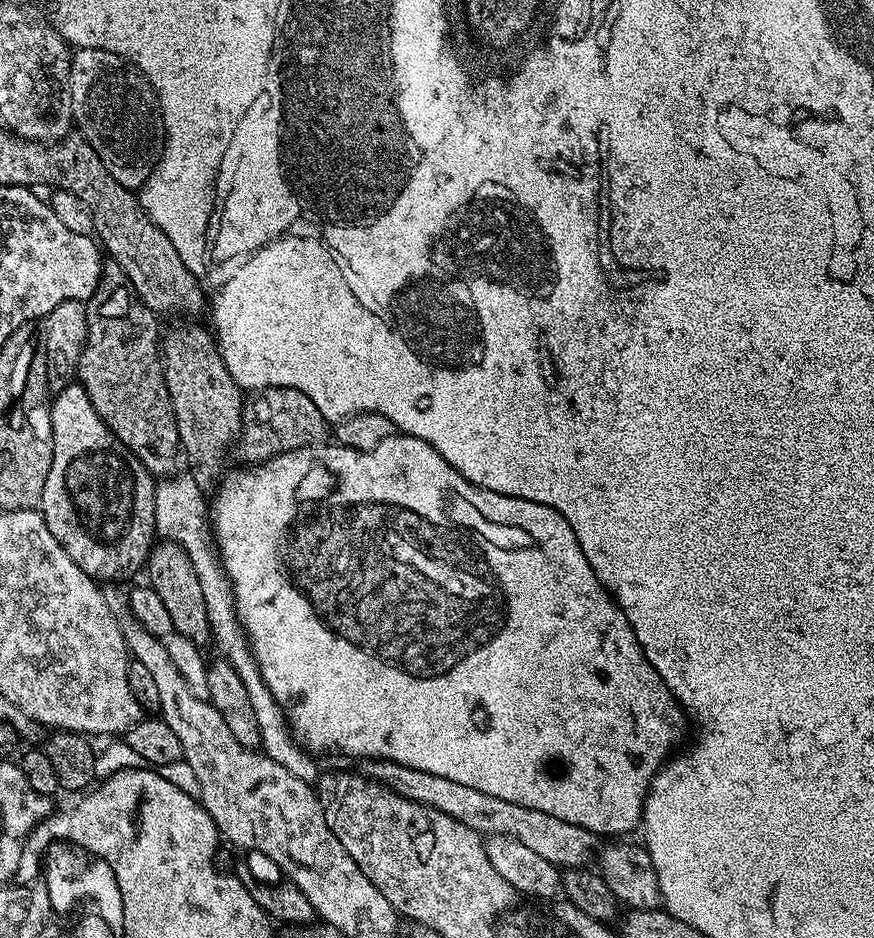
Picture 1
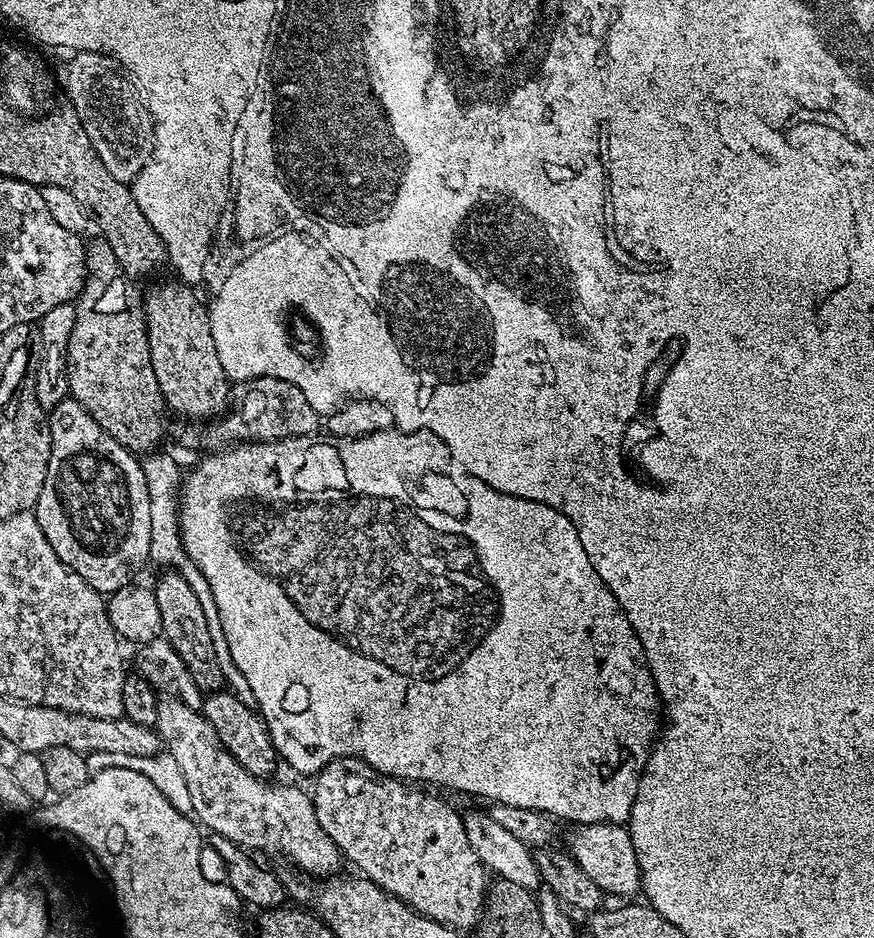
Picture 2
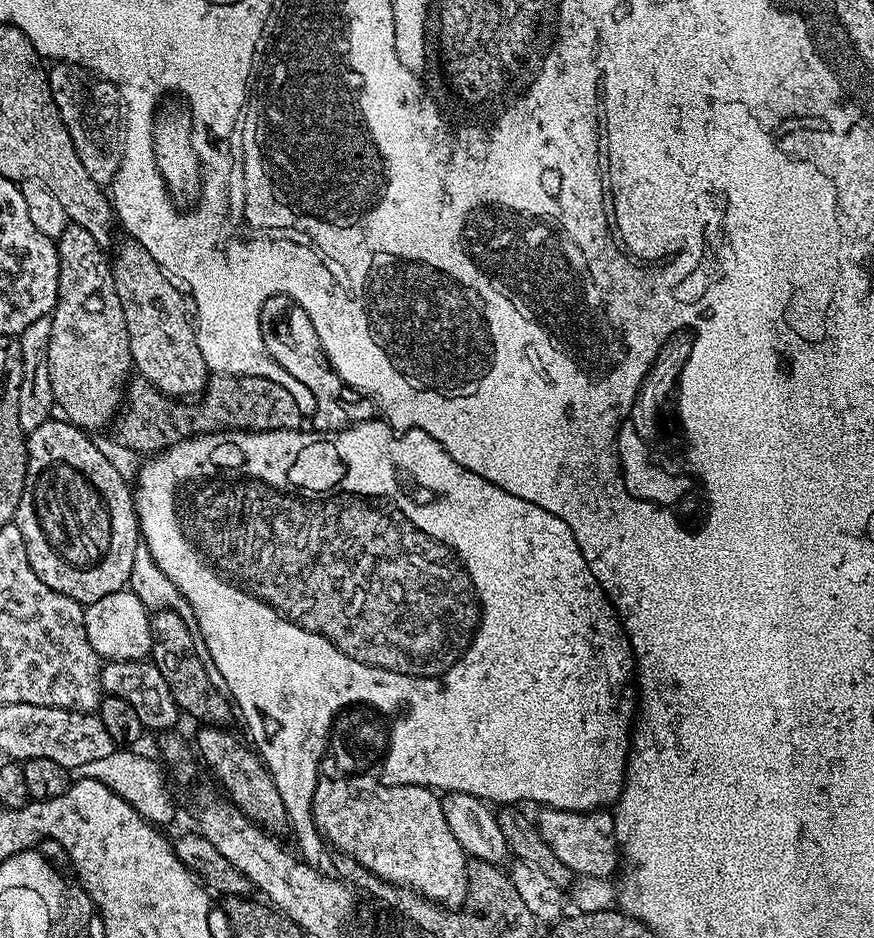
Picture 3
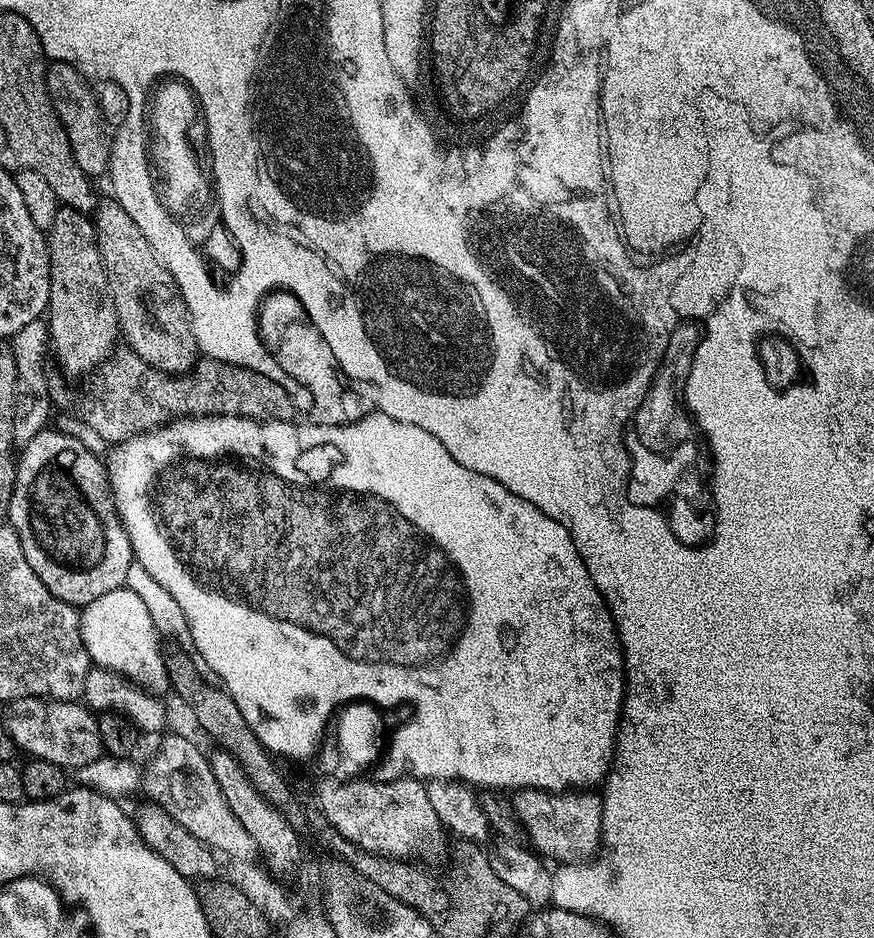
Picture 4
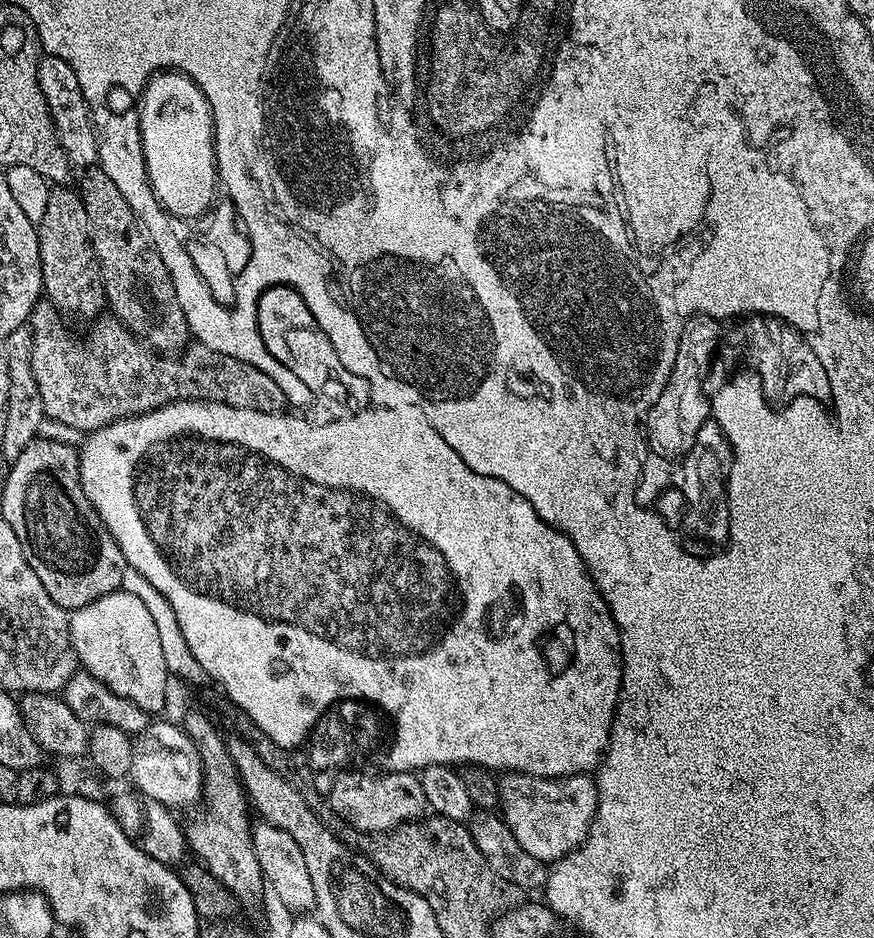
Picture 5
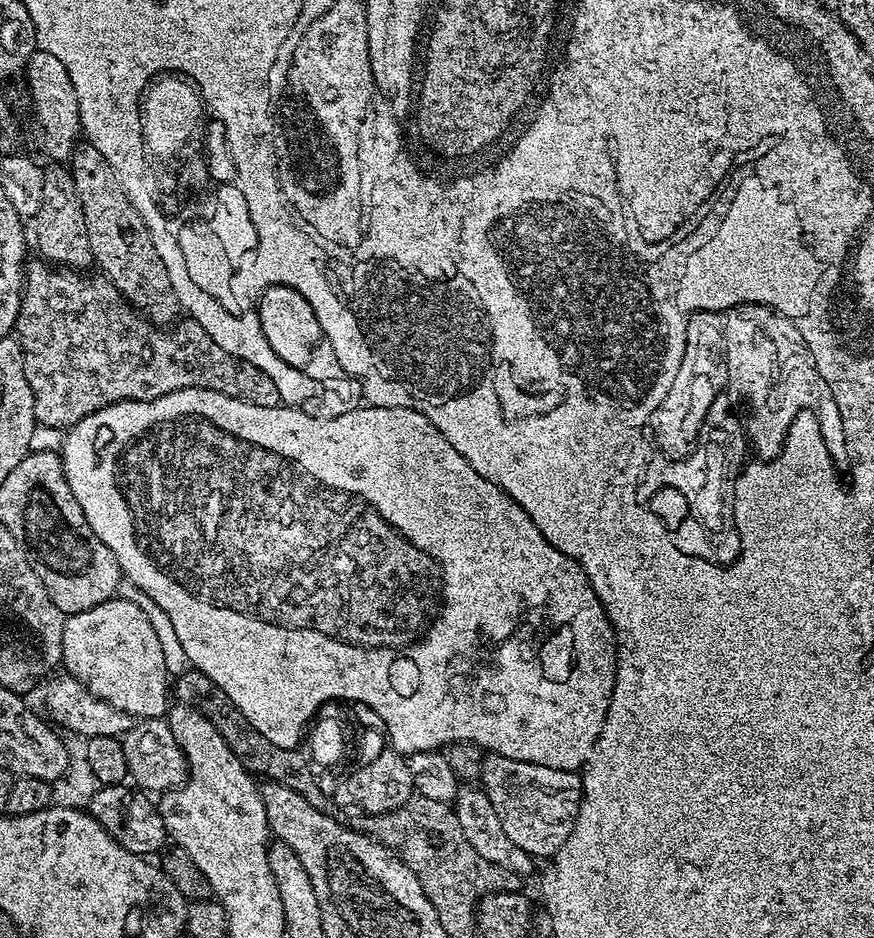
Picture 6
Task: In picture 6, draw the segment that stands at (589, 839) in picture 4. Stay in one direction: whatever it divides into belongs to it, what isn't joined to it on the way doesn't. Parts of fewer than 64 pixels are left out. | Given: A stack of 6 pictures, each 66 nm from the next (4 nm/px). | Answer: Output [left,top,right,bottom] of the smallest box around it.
[479,754,582,858]

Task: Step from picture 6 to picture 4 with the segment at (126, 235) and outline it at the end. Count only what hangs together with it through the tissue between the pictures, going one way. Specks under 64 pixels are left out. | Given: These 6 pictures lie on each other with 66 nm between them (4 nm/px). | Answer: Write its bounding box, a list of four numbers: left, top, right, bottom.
[94,199,198,376]

